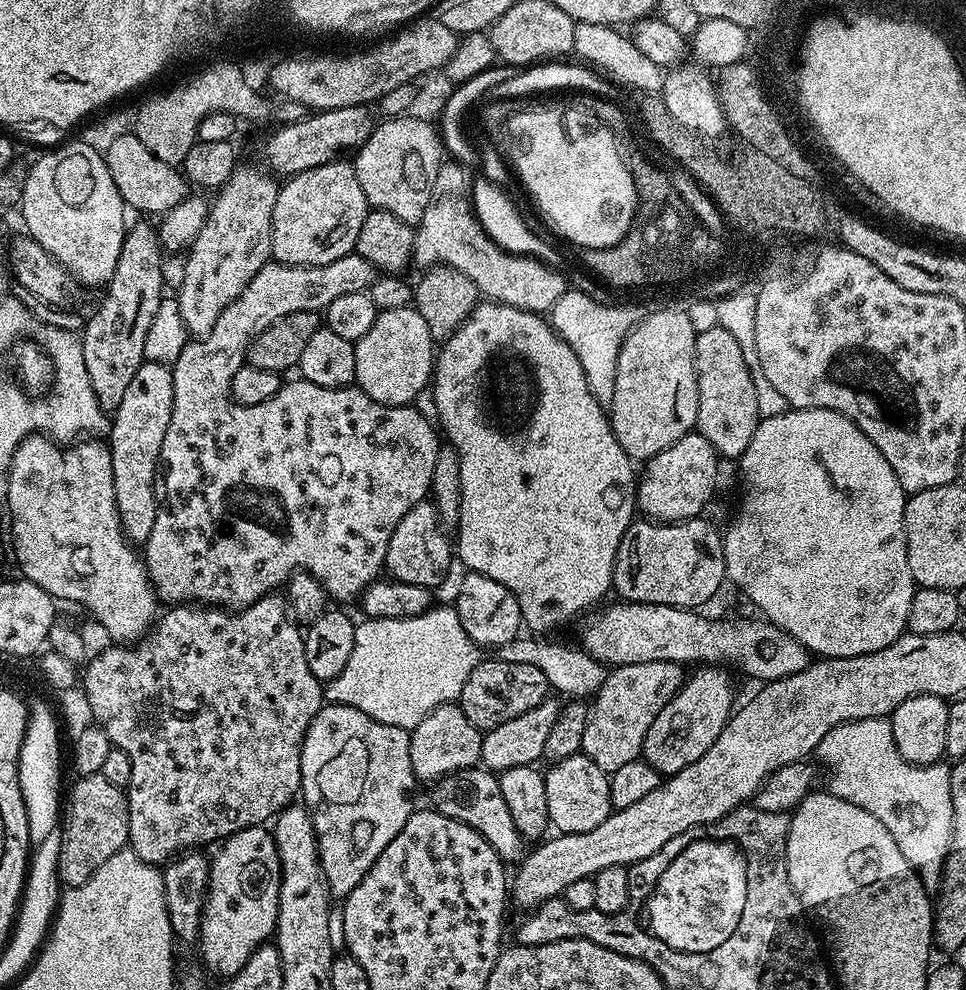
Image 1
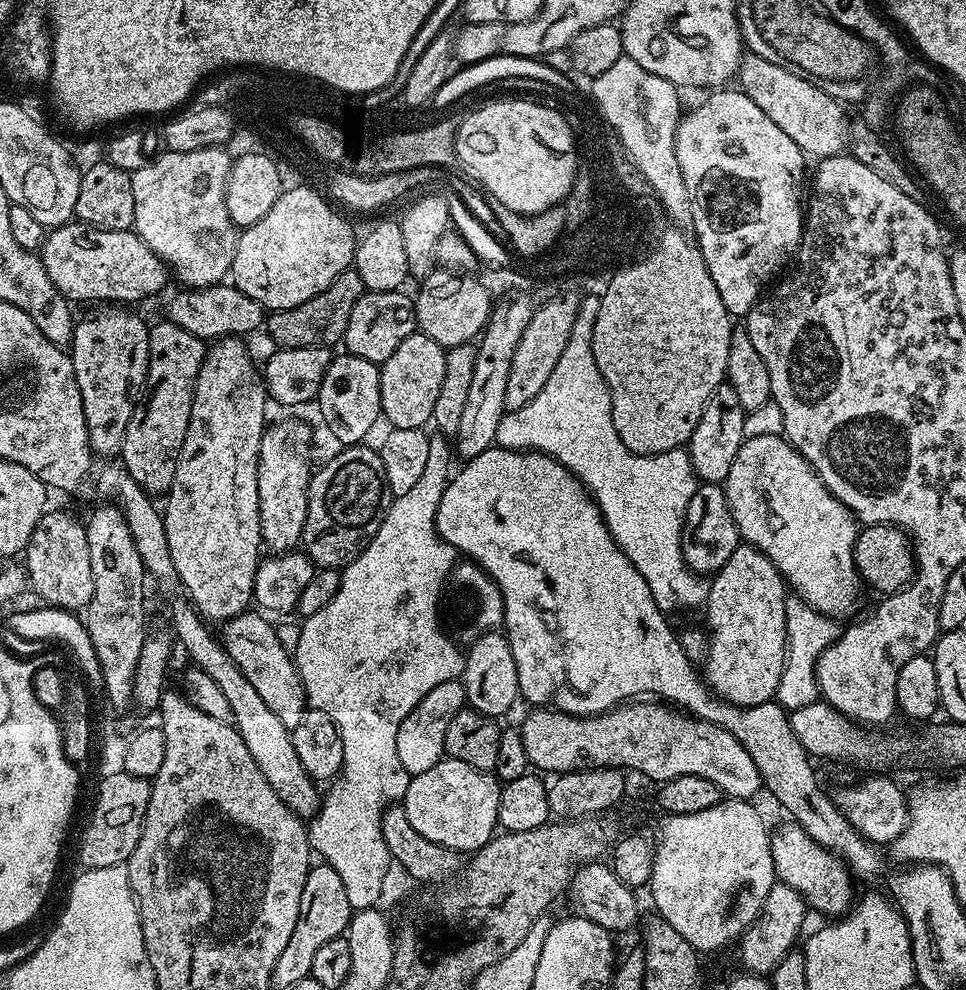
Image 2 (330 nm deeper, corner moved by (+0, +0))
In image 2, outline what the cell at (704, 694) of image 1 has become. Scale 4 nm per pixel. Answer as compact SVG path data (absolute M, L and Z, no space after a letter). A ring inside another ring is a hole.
M740 543L734 550L734 554L730 554L730 558L726 558L726 566L722 566L711 577L708 584L708 598L706 601L706 609L708 608L708 626L706 632L709 640L708 660L702 665L702 675L709 688L720 697L721 700L728 700L731 704L736 704L739 708L753 708L759 704L765 704L766 701L775 697L778 690L778 682L782 682L782 670L784 663L788 657L788 635L786 634L786 602L789 593L786 591L784 583L784 575L781 574L774 566L774 562L770 562L770 558L766 558L766 554L762 554L762 550L758 550L752 544Z

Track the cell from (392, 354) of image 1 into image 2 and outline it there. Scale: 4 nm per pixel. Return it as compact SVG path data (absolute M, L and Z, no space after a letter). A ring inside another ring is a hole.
M414 331L380 369L380 410L394 428L421 428L431 421L434 401L446 375L445 349L422 331Z

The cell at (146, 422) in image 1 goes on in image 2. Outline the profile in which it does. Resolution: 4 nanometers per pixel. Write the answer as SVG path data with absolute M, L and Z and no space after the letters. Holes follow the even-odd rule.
M167 318L161 320L161 324L153 323L148 329L150 358L146 391L130 418L130 426L126 426L126 438L122 438L119 454L130 478L153 498L163 497L174 482L174 470L190 426L194 386L206 351L205 341L190 334L190 330L182 330L182 326Z

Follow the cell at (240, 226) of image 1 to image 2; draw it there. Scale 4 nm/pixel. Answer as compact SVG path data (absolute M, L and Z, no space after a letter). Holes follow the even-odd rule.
M225 335L204 353L202 370L194 386L190 426L182 442L174 470L174 482L166 493L163 501L165 504L162 504L166 542L170 542L170 558L174 558L174 570L178 570L180 583L188 591L188 598L196 611L208 622L232 620L238 614L249 611L253 603L254 574L262 559L258 466L260 443L266 427L266 389L257 365L256 368L252 365L252 356L247 346L240 340L243 339L239 335Z

